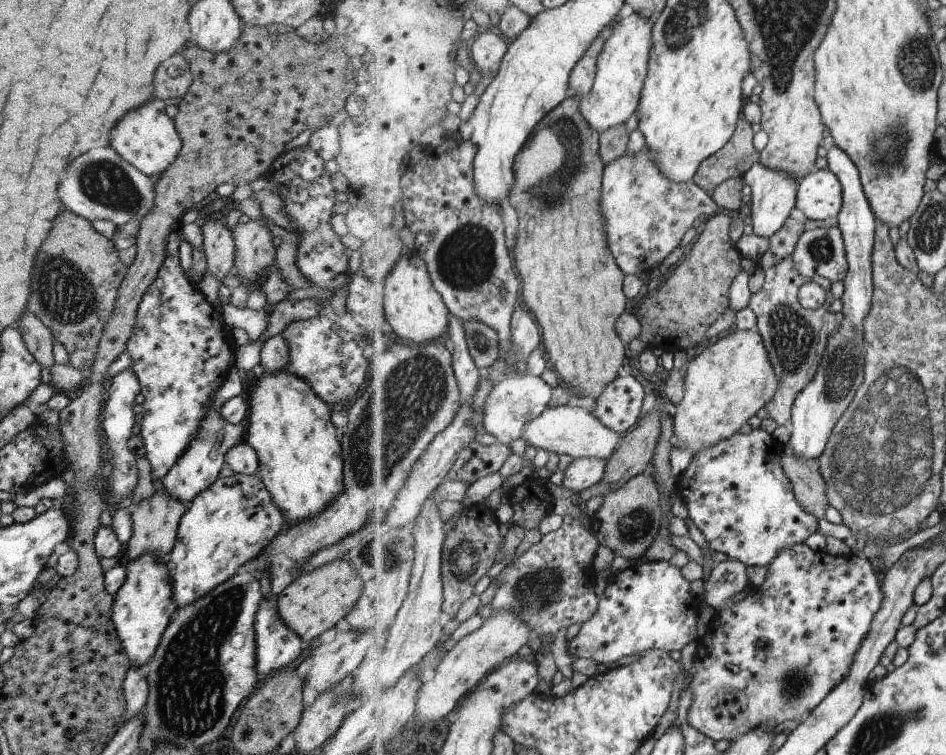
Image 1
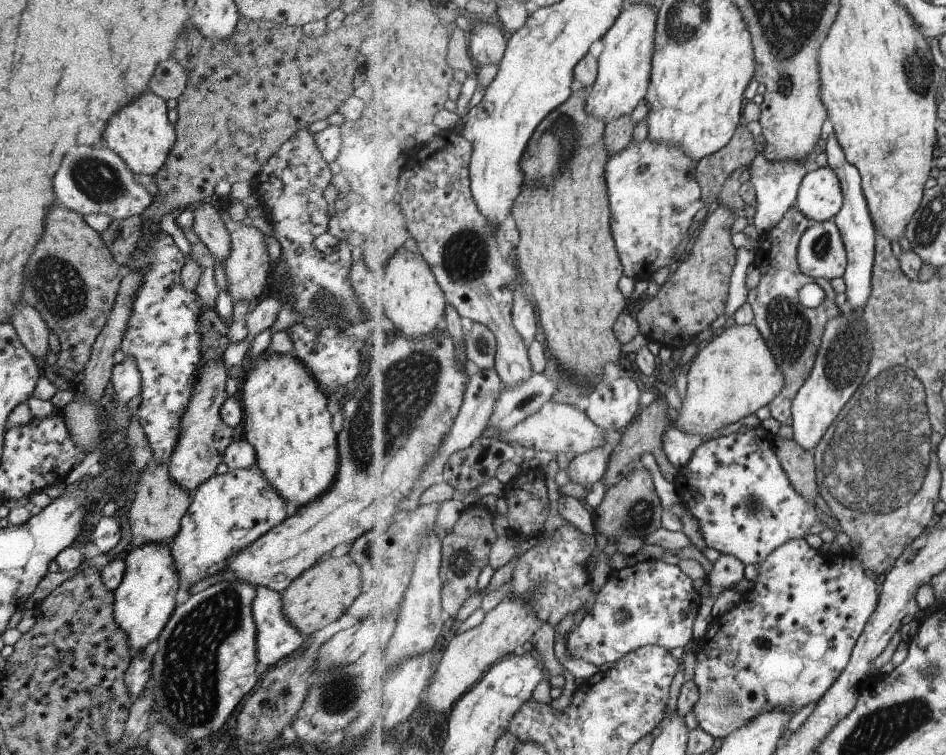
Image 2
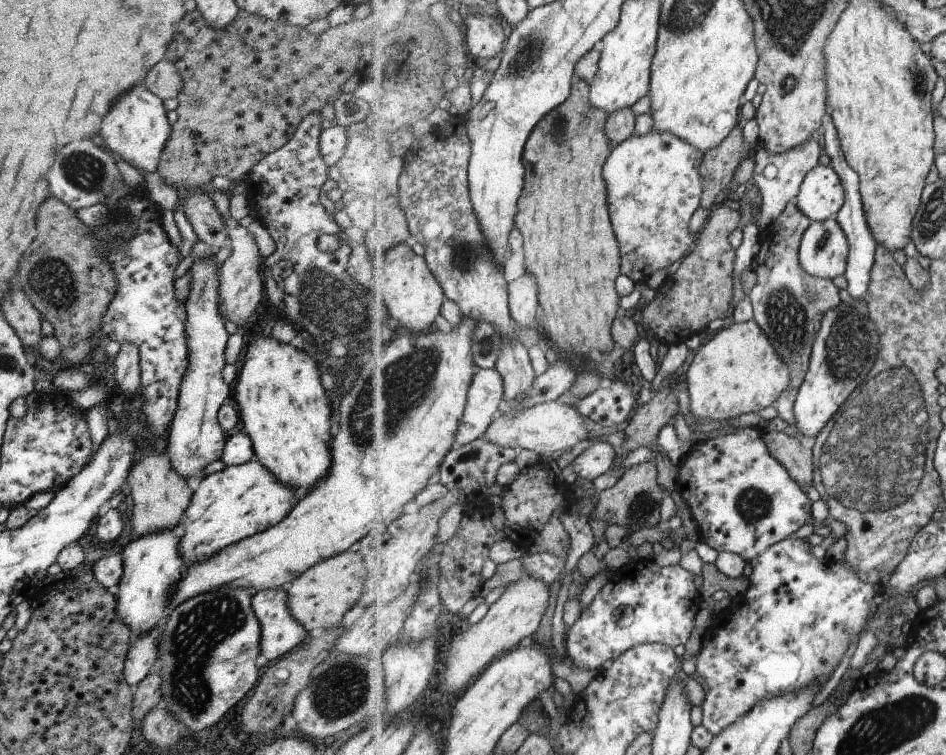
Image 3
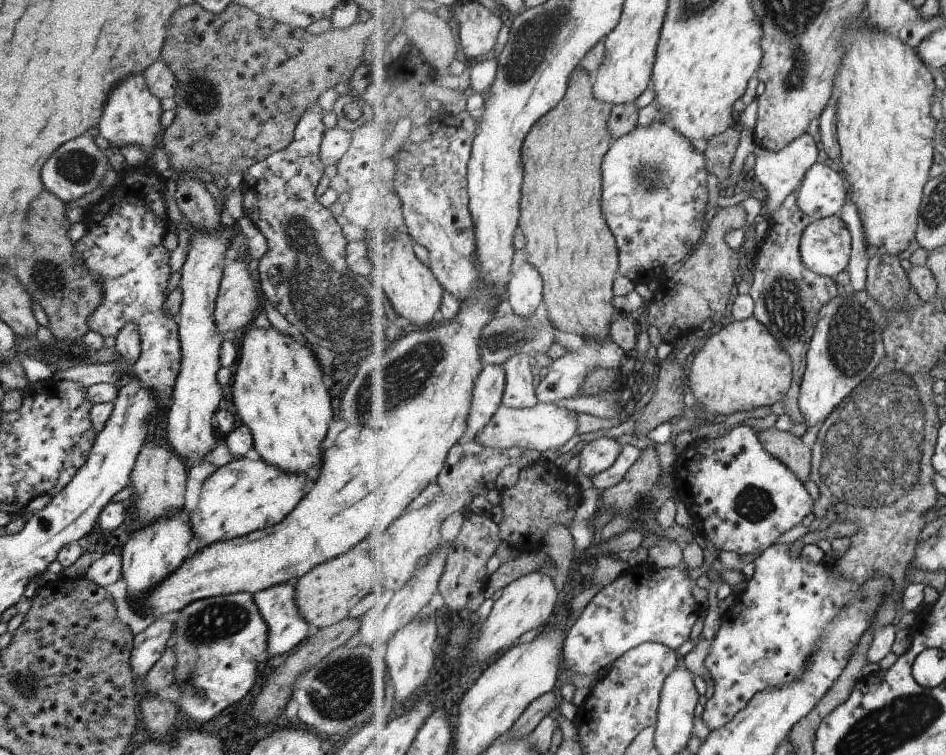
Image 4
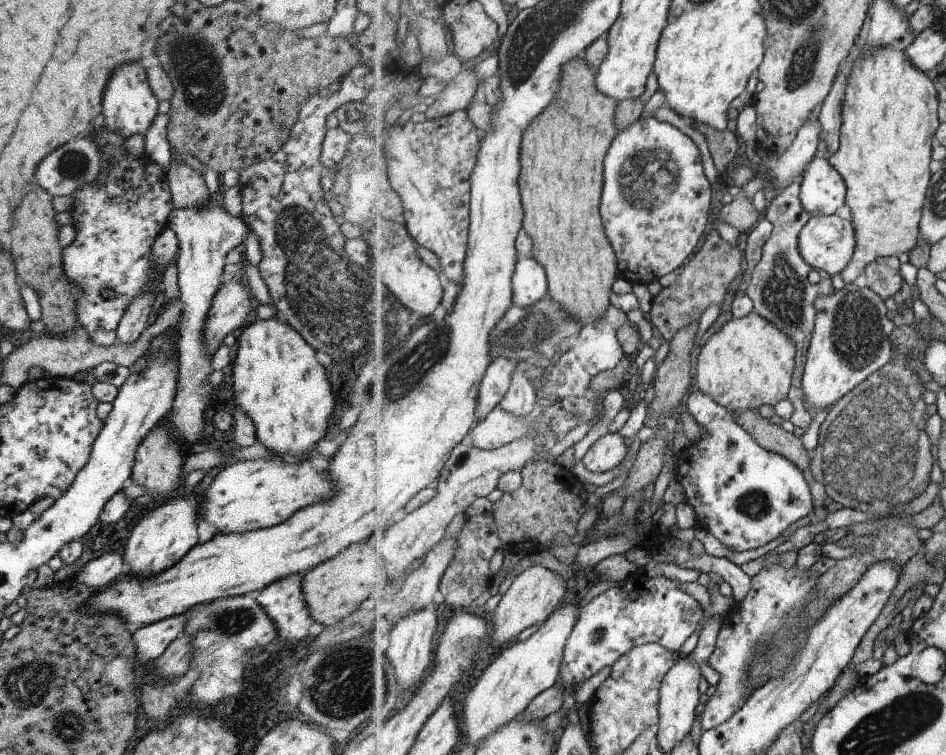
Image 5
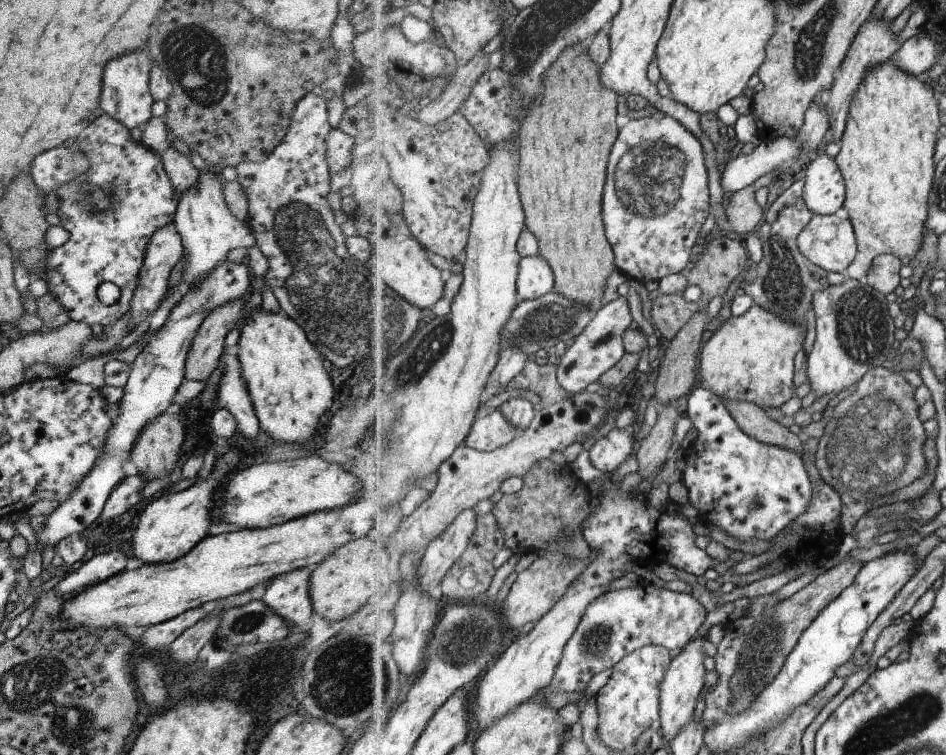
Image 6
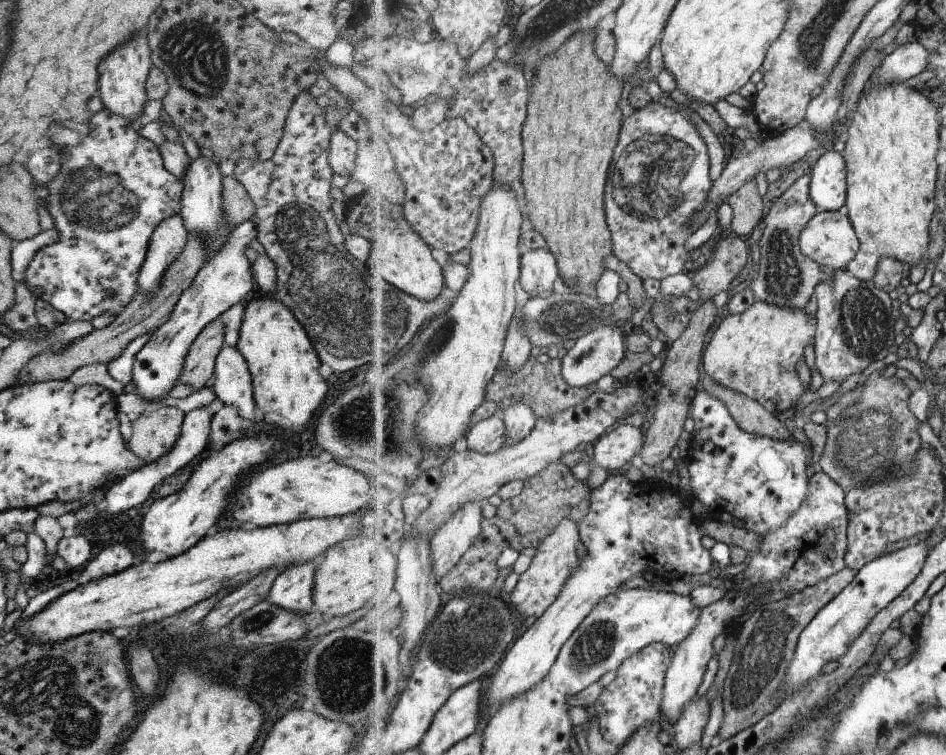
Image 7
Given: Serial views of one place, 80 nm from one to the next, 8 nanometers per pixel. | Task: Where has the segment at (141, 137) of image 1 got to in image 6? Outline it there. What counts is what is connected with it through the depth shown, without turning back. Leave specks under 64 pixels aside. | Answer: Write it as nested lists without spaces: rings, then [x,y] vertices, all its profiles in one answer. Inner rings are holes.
[[[133,50],[129,54],[123,54],[121,58],[113,58],[105,64],[103,78],[101,78],[101,96],[99,106],[104,114],[119,122],[121,126],[130,131],[132,128],[142,127],[149,122],[153,98],[149,94],[148,73],[150,70],[147,54],[143,50]]]

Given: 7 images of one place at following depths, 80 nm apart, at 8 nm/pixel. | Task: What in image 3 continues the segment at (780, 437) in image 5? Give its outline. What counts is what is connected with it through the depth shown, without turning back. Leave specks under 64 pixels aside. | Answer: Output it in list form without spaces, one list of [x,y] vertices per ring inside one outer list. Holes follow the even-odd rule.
[[[771,431],[763,434],[770,454],[777,459],[789,474],[807,491],[814,486],[814,451],[807,450],[799,438],[785,432]]]

